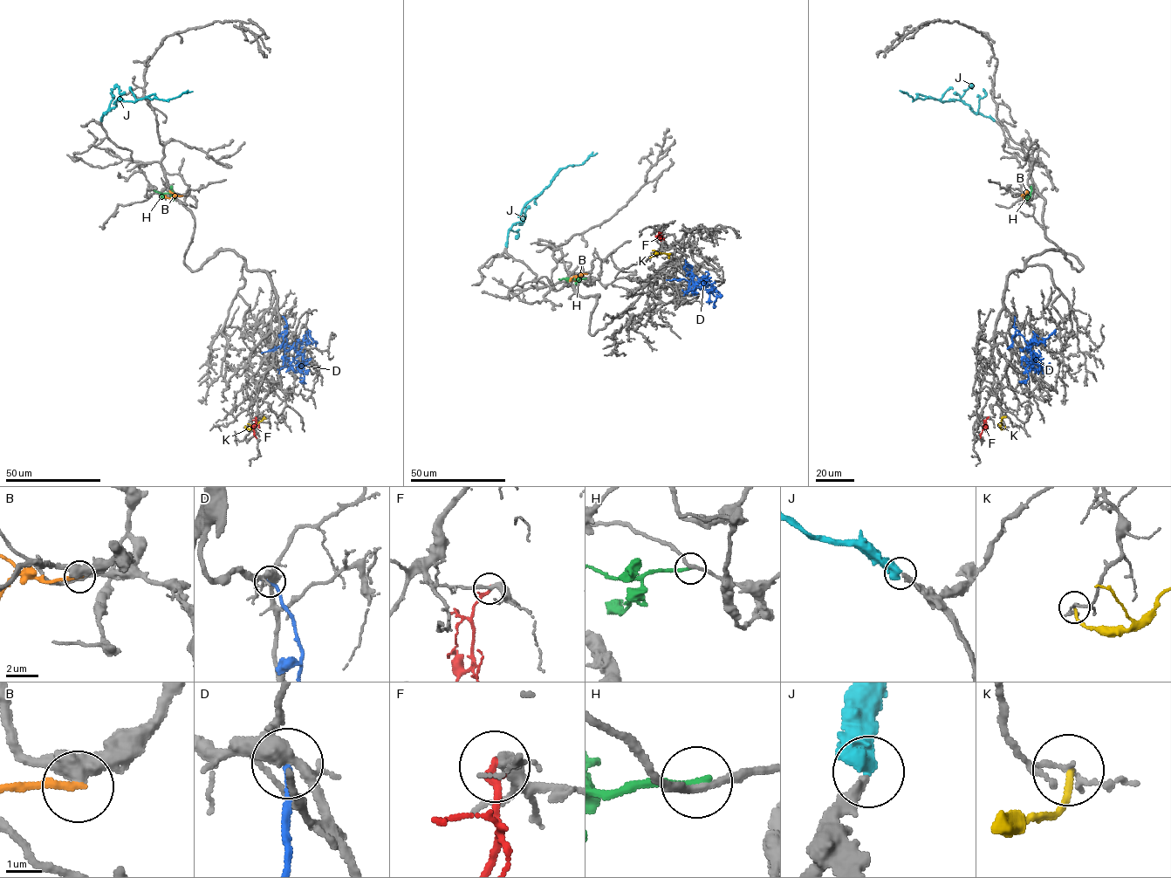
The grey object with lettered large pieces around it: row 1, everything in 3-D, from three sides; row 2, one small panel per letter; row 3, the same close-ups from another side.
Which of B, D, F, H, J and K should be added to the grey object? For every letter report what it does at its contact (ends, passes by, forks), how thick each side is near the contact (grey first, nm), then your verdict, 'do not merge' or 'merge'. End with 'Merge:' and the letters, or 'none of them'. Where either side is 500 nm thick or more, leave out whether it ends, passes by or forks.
B: it ends; calibres 480 and 240 nm; do not merge
D: it ends; calibres 360 and 240 nm; do not merge
F: it ends; calibres 320 and 200 nm; do not merge
H: it ends; calibres 200 and 240 nm; do not merge
J: calibres 280 and 650 nm; merge
K: it ends; calibres 140 and 180 nm; do not merge
Merge: J

